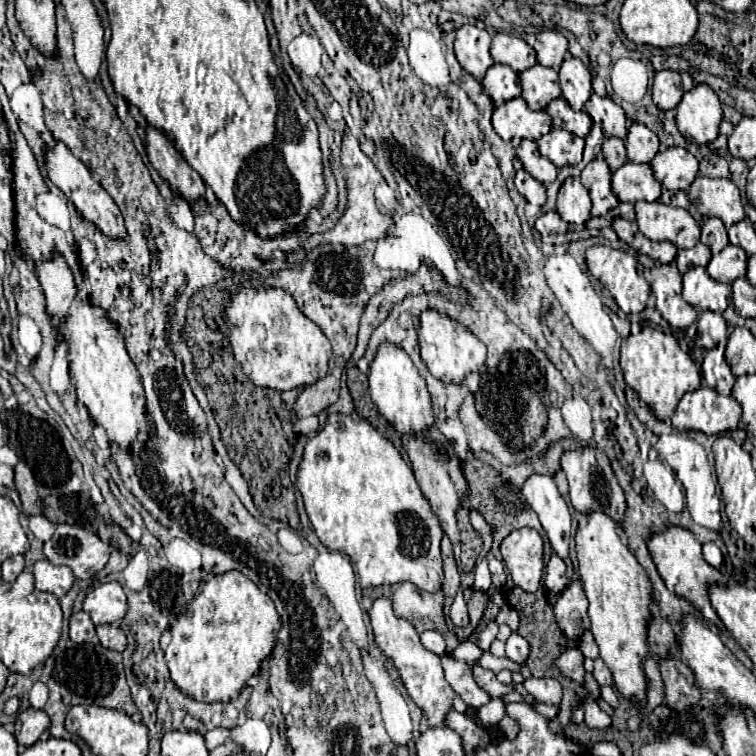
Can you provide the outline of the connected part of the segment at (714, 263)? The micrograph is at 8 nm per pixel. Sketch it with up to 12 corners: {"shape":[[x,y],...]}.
{"shape":[[727,246],[712,256],[707,274],[723,284],[745,276],[747,254]]}

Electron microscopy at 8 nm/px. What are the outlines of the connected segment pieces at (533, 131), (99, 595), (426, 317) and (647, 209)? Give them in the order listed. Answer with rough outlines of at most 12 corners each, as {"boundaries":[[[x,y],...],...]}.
{"boundaries":[[[523,98],[493,110],[503,140],[539,140],[551,130],[545,110]],[[119,582],[87,594],[83,610],[95,626],[125,616],[127,596]],[[423,312],[421,358],[437,380],[479,372],[485,344],[449,316]],[[637,202],[637,226],[649,240],[677,248],[699,242],[699,224],[683,208]]]}

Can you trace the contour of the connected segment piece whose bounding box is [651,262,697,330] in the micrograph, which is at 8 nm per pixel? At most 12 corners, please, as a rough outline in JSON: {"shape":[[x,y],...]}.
{"shape":[[675,262],[651,270],[657,310],[673,328],[685,330],[697,310],[681,296]]}

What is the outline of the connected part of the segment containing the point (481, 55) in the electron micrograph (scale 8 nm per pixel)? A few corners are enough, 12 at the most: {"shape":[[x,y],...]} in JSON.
{"shape":[[461,26],[455,56],[463,70],[483,80],[493,58],[491,36]]}

